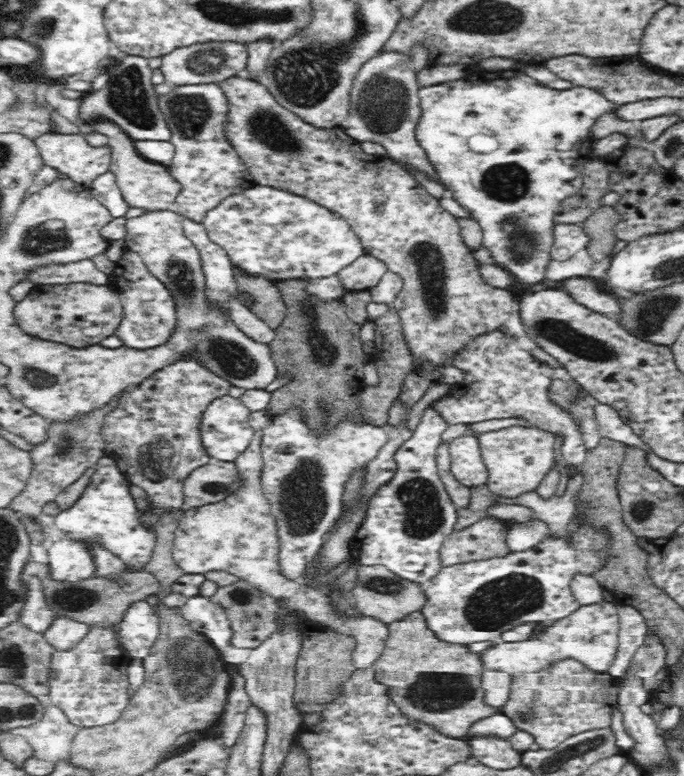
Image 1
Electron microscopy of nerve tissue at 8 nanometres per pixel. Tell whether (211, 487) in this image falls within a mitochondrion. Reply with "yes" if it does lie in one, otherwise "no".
yes

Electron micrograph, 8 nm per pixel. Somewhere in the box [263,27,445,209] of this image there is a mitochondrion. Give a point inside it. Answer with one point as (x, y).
(384, 109)

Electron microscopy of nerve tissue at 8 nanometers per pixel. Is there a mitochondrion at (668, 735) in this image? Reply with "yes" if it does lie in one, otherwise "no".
no

